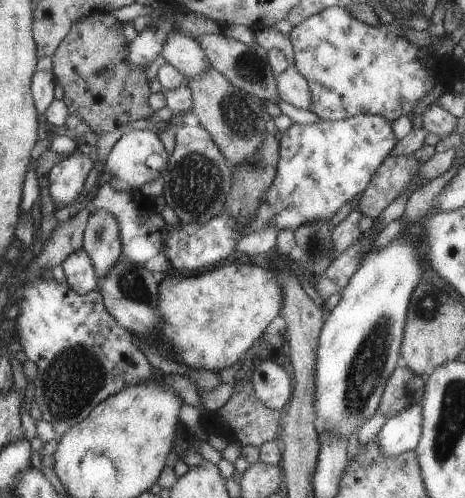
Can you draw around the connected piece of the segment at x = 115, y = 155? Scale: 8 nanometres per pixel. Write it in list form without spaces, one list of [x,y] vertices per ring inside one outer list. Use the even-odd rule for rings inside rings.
[[[128,128],[123,131],[123,134],[113,144],[105,159],[105,170],[107,170],[105,177],[114,176],[119,179],[120,183],[129,188],[139,189],[143,184],[151,182],[153,178],[161,176],[168,155],[157,135],[146,129]]]

